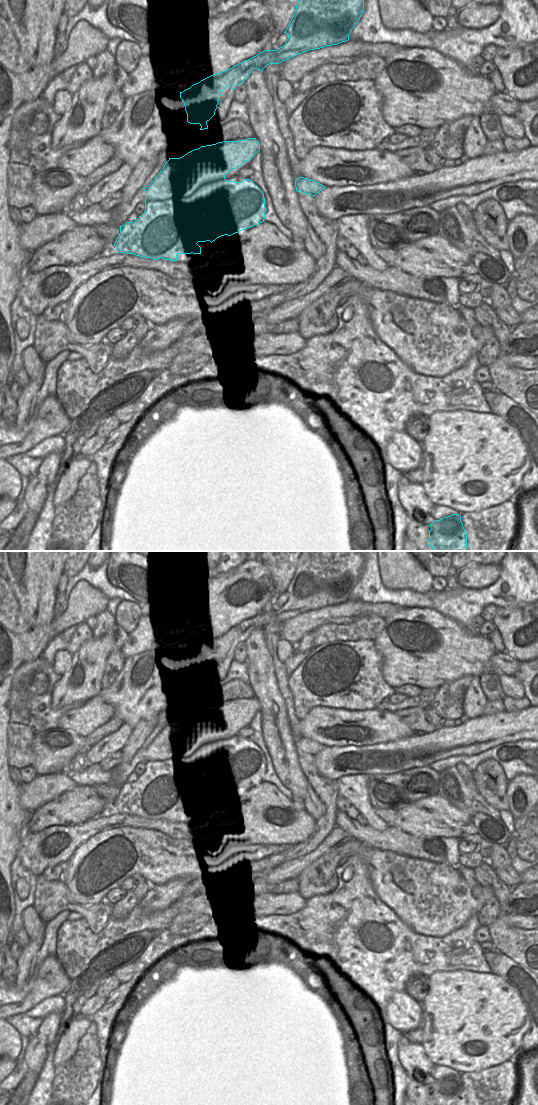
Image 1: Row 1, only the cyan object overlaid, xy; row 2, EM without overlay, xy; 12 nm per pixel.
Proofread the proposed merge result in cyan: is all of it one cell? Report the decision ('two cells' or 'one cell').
two cells

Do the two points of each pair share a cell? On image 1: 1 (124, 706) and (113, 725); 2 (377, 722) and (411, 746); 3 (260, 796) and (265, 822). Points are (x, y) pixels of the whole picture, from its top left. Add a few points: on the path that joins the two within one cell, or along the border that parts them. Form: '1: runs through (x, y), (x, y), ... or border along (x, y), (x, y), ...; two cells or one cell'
1: border along (114, 715), (117, 715), (124, 721); two cells
2: border along (414, 733), (378, 744); two cells
3: runs through (261, 802), (264, 816); one cell

